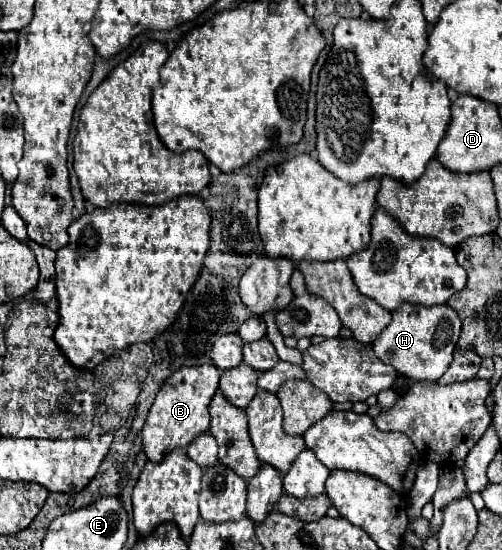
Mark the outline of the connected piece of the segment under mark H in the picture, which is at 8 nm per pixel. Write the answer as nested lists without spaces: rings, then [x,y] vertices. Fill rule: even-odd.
[[[406,303],[406,307],[392,313],[392,321],[372,343],[372,349],[380,361],[414,381],[438,381],[452,363],[460,329],[462,321],[458,321],[458,313],[446,303],[442,307],[410,307]]]

